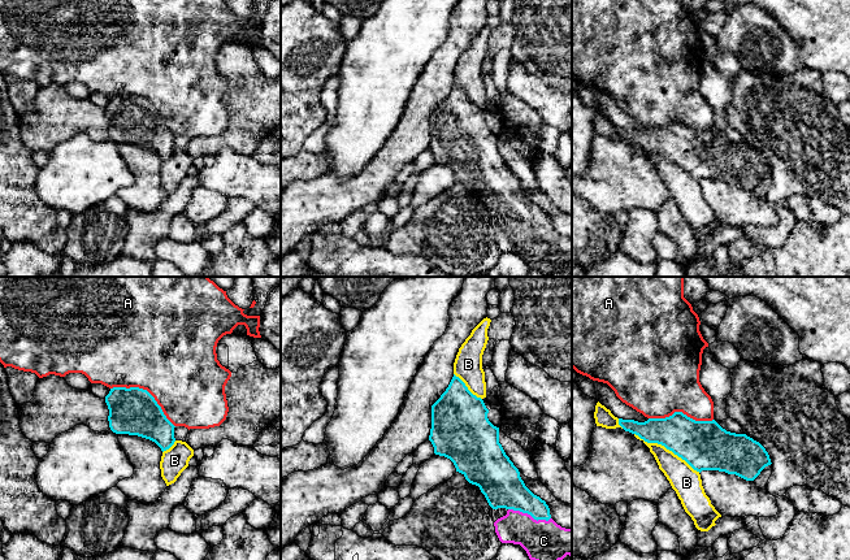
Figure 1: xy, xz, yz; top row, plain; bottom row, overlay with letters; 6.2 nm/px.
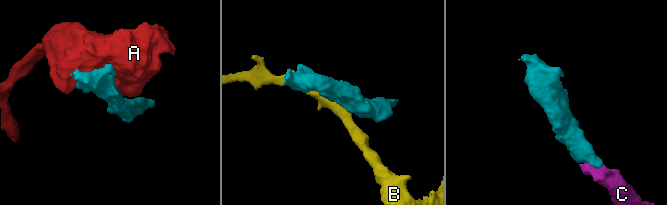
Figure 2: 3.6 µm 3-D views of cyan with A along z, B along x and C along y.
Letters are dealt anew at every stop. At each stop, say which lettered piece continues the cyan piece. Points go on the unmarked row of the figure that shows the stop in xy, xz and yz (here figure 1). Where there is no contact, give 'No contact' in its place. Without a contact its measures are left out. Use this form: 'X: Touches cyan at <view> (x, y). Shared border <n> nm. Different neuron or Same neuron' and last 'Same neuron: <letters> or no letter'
A: Touches cyan at xy (147, 100). Shared border 460 nm. Different neuron
B: Touches cyan at yz (667, 157). Shared border 480 nm. Different neuron
C: Touches cyan at xz (529, 222). Shared border 280 nm. Same neuron
Same neuron: C

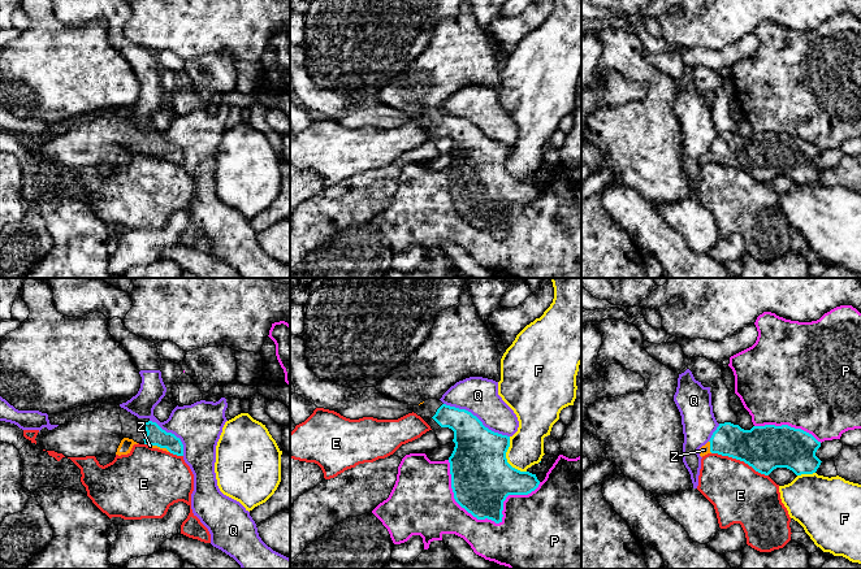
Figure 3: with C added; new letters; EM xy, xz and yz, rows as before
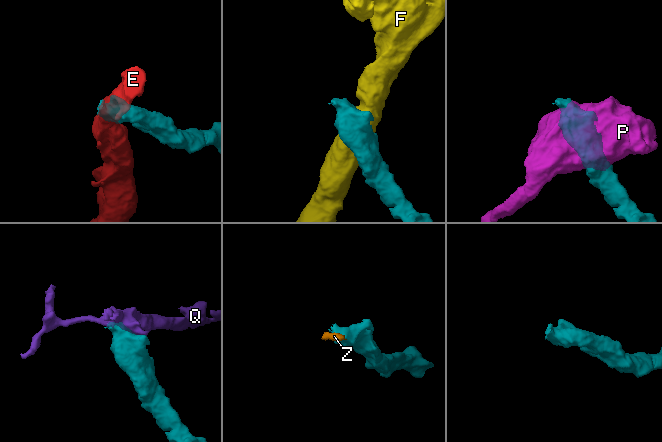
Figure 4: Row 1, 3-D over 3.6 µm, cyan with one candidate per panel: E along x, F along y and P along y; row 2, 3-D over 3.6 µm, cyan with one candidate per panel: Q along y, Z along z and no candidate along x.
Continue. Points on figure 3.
E: Touches cyan at yz (740, 169). Shared border 380 nm. Different neuron
F: Touches cyan at xz (506, 168). Shared border 240 nm. Different neuron
P: Touches cyan at xz (487, 226). Shared border 600 nm. Different neuron
Q: Touches cyan at xz (476, 126). Shared border 460 nm. Different neuron
Z: Touches cyan at yz (710, 156). Shared border 80 nm. Same neuron
Same neuron: Z

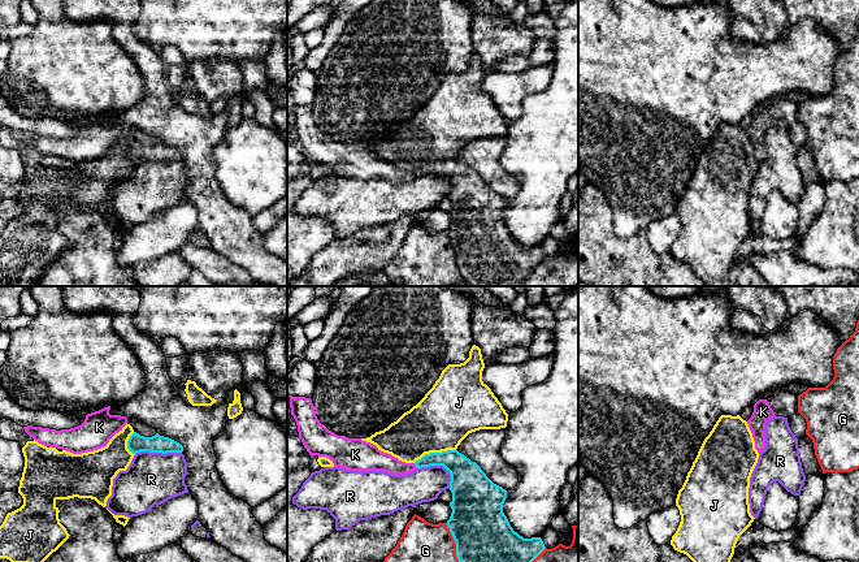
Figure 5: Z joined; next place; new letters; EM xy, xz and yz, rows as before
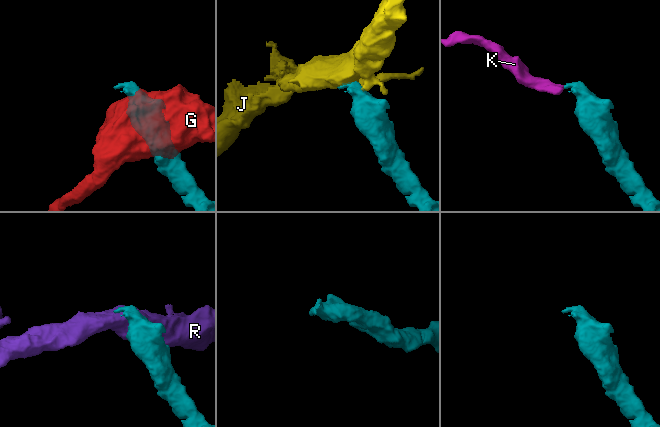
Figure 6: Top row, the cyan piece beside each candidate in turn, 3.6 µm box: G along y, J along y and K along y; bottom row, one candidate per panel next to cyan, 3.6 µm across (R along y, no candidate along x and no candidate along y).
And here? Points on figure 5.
G: Touches cyan at xz (456, 255). Shared border 320 nm. Different neuron
J: Touches cyan at xz (434, 161). Shared border 280 nm. Different neuron
K: Touches cyan at xz (415, 173). Shared border 40 nm. Same neuron
R: Touches cyan at xz (441, 173). Shared border 260 nm. Different neuron
Same neuron: K

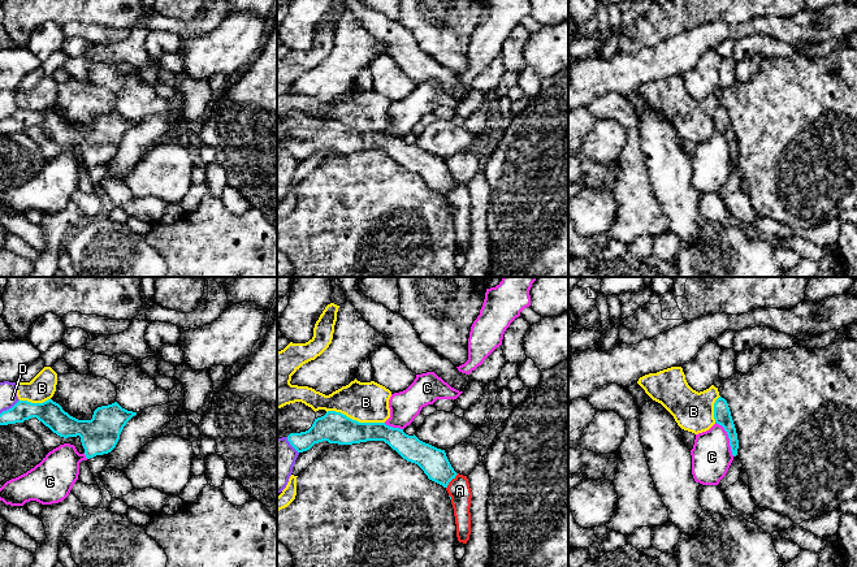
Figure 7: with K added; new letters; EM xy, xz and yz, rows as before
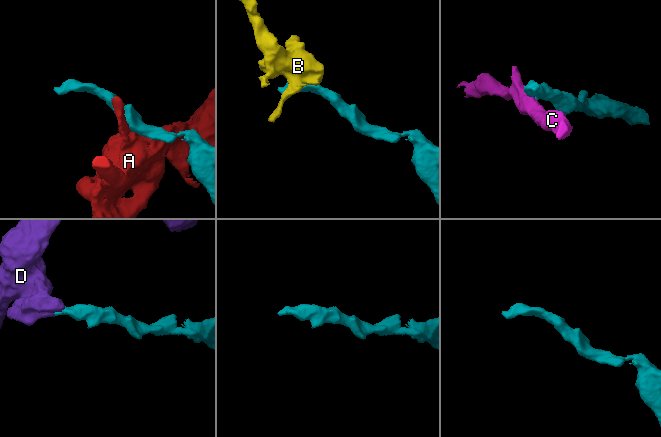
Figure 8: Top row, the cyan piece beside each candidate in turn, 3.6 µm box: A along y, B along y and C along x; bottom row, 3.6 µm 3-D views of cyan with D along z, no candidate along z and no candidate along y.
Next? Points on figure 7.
A: Touches cyan at xz (450, 189). Shared border 120 nm. Different neuron
B: Touches cyan at xz (355, 129). Shared border 360 nm. Different neuron
C: Touches cyan at yz (728, 146). Shared border 240 nm. Different neuron
D: Touches cyan at xy (9, 117). Shared border 150 nm. Different neuron
Same neuron: no letter

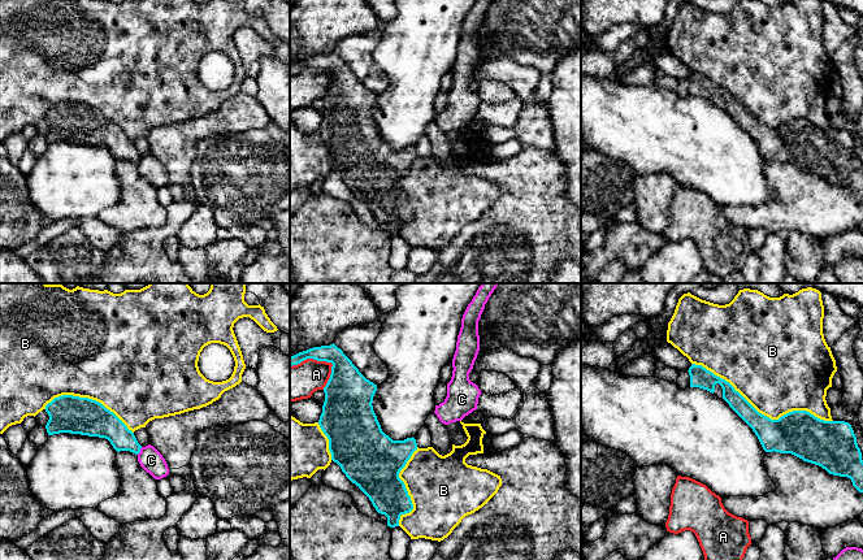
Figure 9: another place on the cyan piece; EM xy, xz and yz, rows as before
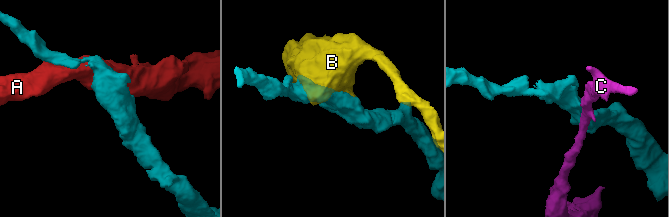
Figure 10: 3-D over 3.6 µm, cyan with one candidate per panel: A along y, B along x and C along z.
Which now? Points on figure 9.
A: Touches cyan at xz (311, 66). Shared border 280 nm. Different neuron
B: Touches cyan at yz (760, 122). Shared border 950 nm. Different neuron
C: Touches cyan at xy (139, 160). Shared border 60 nm. Different neuron
Same neuron: no letter

